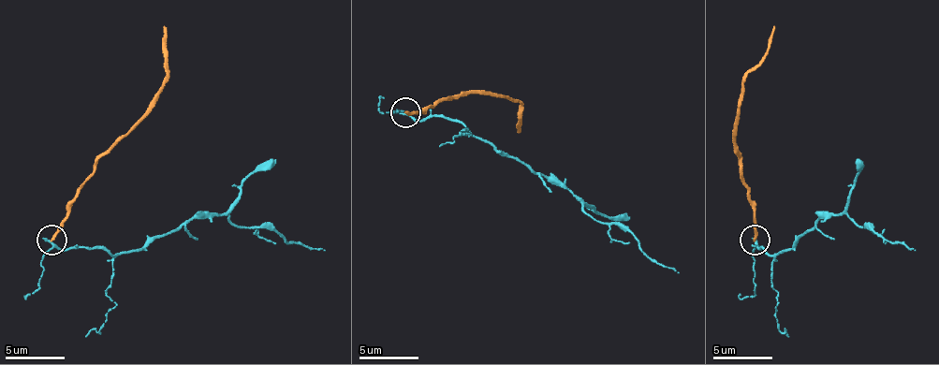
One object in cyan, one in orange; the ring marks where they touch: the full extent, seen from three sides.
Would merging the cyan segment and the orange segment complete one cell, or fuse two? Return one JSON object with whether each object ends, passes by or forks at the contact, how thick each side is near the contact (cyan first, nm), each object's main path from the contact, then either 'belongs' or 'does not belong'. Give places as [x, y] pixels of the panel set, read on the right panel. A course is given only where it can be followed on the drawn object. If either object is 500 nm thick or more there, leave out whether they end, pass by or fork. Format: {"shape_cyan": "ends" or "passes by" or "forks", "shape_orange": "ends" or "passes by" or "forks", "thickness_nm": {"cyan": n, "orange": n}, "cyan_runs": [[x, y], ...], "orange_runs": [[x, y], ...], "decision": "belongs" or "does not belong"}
{"shape_cyan": "passes by", "shape_orange": "ends", "thickness_nm": {"cyan": 180, "orange": 240}, "cyan_runs": [[755, 240], [761, 249], [776, 255], [833, 213], [845, 213], [857, 226], [914, 249]], "orange_runs": [[755, 240], [755, 204], [738, 159], [738, 103], [746, 73], [764, 54], [773, 24]], "decision": "does not belong"}

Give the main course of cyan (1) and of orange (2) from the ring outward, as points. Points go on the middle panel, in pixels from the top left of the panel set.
1: (405, 113), (415, 119), (457, 119), (510, 158), (567, 191), (588, 214), (622, 224), (642, 251), (678, 271)
2: (405, 113), (420, 113), (454, 95), (505, 95), (520, 104), (517, 131)

